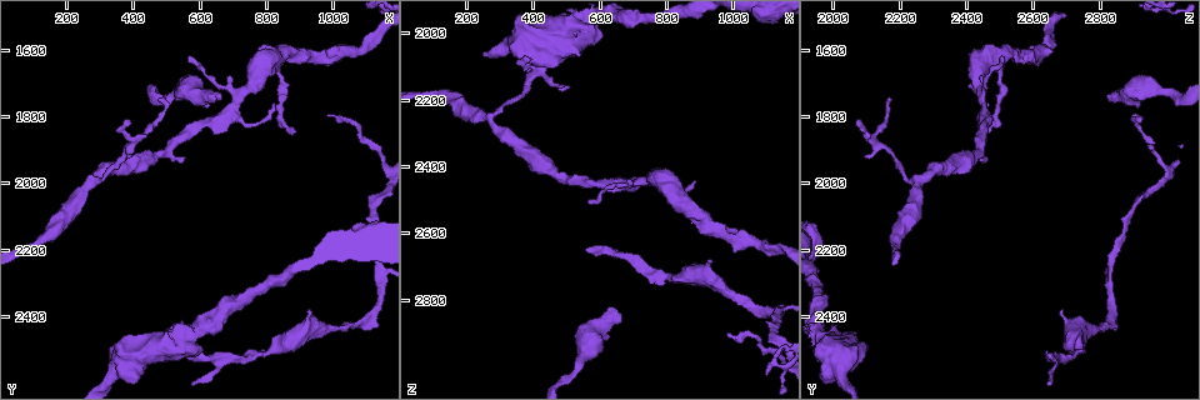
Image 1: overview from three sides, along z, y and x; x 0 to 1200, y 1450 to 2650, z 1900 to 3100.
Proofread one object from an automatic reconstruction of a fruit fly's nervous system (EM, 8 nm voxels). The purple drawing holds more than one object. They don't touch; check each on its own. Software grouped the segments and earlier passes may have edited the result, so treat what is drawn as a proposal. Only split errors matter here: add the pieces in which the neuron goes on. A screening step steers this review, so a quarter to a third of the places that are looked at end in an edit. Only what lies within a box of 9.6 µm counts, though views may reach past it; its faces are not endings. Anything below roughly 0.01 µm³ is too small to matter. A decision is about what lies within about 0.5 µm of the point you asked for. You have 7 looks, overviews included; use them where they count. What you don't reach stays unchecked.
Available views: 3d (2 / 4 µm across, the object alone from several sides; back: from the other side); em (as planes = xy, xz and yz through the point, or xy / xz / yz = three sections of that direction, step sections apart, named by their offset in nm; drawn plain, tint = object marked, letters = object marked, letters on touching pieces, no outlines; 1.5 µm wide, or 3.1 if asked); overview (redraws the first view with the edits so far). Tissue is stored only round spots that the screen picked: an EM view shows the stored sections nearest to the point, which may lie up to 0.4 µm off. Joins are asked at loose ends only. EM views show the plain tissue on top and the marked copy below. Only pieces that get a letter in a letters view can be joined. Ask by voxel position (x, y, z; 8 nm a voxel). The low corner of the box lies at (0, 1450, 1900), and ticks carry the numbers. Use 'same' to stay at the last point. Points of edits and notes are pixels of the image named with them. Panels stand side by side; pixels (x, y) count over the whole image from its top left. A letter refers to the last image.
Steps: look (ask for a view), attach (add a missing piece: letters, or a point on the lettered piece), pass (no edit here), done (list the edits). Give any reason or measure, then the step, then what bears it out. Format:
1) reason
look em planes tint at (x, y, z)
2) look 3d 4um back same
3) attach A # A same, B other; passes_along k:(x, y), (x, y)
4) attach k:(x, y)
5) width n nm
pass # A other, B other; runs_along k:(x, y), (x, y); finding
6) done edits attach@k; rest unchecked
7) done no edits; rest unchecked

tapers out
look em planes tint at (570, 1620, 2510)

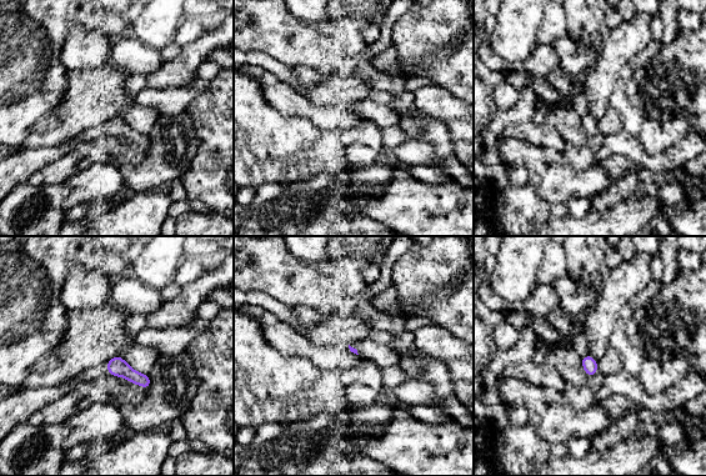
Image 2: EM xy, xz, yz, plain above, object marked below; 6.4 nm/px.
look em planes letters same

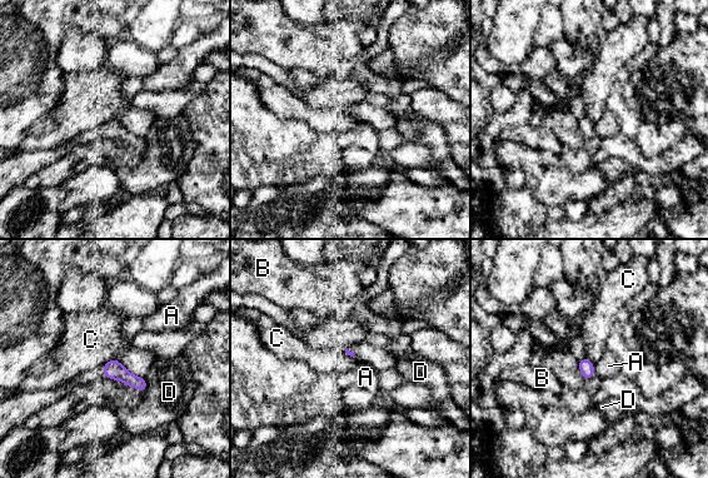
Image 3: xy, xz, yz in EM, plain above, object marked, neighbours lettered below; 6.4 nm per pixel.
pass # A other, B other, C other, D other; border 3:(114, 358), (103, 366); none of them fits

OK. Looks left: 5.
branch stops here
look 3d 2um at (670, 1740, 2830)

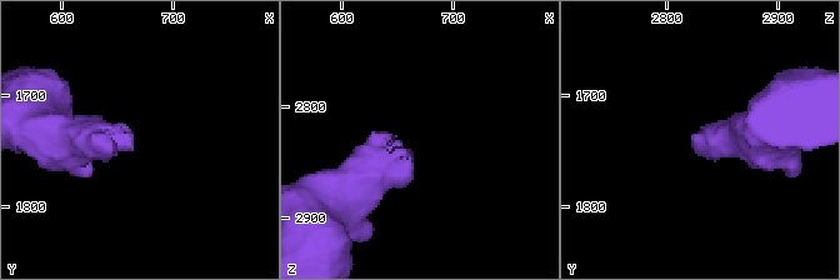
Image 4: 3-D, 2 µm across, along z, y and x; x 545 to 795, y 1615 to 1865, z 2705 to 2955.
look em yz step 4 tint at (662, 1742, 2838)

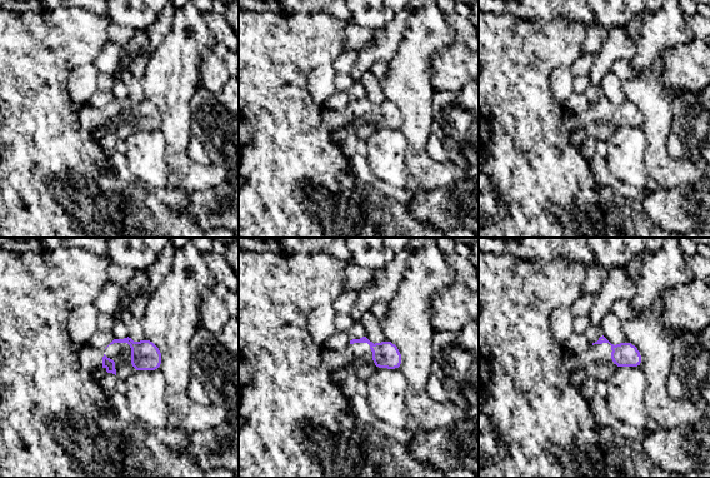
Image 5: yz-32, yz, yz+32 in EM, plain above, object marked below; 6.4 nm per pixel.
look em planes letters same

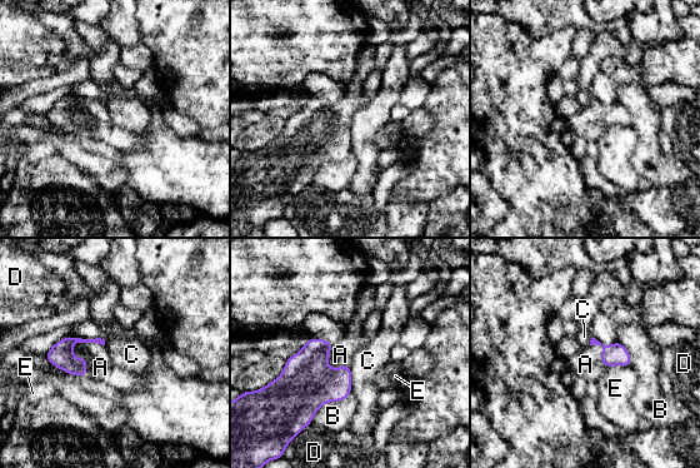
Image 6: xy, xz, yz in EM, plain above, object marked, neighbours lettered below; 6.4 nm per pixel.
attach A # A same, B other, C other, D other, E other; passes_along 6:(60, 356), (83, 358), (100, 367); the neuron continues

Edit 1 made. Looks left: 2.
done edits attach@6; rest unchecked

